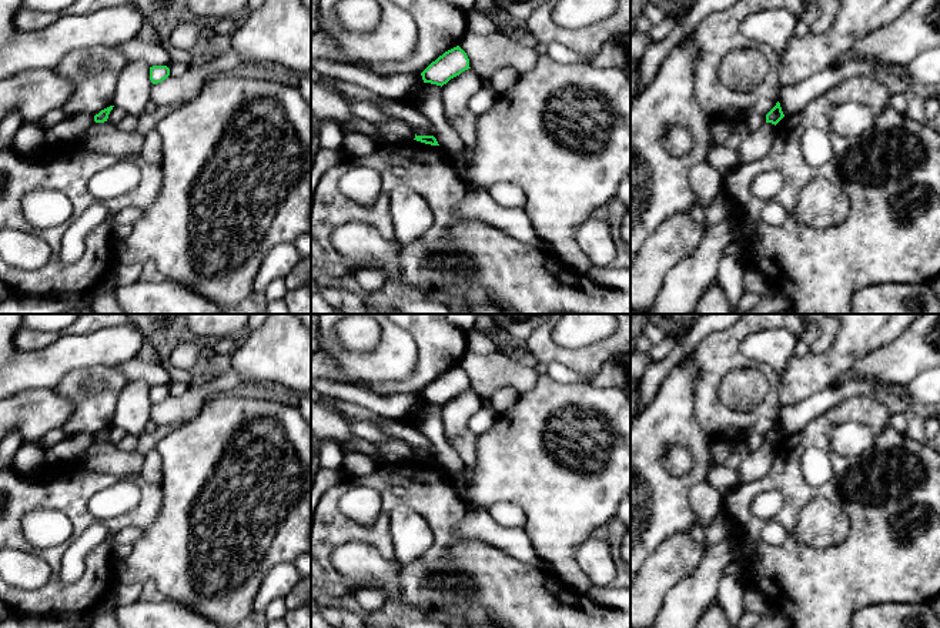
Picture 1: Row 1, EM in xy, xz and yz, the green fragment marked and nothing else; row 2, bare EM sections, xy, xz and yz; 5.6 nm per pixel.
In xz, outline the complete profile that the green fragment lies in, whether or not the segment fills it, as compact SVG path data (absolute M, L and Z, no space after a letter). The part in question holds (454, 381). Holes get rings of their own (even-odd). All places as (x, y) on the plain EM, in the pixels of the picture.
M454 367L432 381L422 392L424 402L436 405L446 404L451 398L471 388L466 373L459 367Z

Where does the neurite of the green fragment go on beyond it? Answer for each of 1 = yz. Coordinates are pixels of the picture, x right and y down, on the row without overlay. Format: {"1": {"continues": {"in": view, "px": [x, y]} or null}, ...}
{"1": {"continues": null}}

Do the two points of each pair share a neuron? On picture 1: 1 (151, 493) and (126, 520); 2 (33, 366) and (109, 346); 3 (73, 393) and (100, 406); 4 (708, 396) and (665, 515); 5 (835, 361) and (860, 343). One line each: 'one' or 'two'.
1: one
2: one
3: one
4: two
5: one

